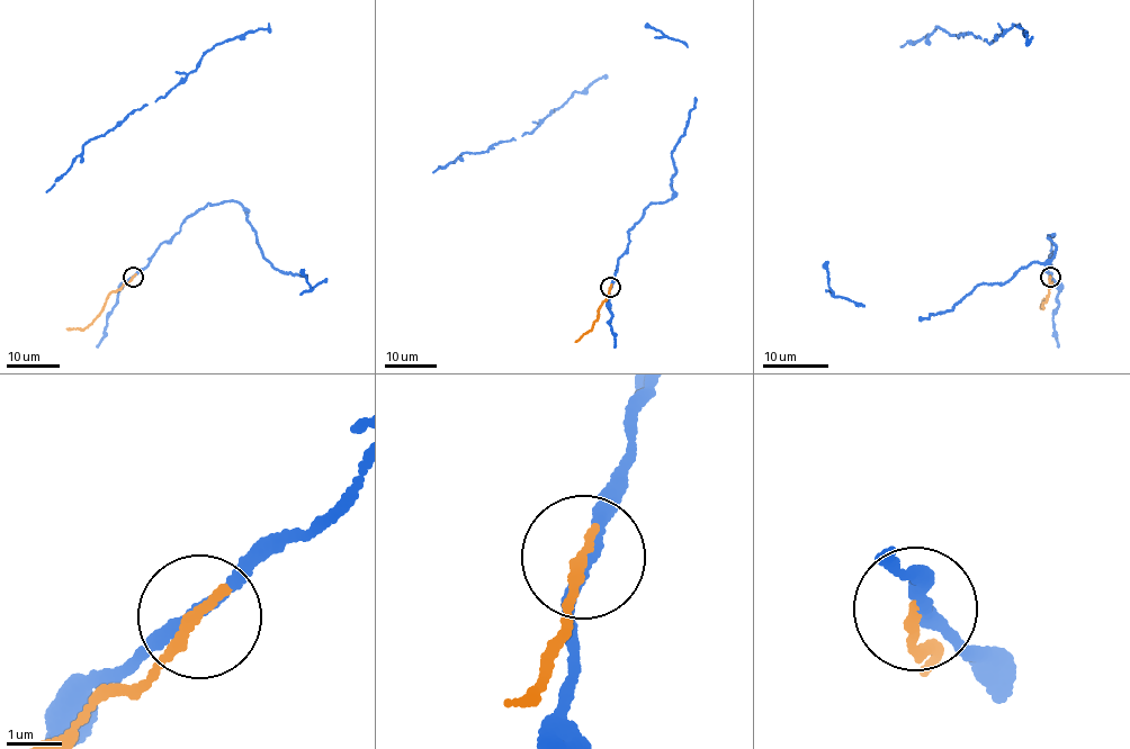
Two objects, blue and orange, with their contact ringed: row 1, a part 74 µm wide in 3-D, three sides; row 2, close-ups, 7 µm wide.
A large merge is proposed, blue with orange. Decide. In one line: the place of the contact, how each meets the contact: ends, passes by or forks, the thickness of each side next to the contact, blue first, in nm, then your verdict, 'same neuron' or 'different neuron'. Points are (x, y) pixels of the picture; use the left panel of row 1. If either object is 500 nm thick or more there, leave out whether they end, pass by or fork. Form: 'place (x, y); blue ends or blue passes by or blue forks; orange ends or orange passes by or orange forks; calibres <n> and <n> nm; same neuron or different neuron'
place (133, 277); blue passes by; orange ends; calibres 190 and 240 nm; different neuron

